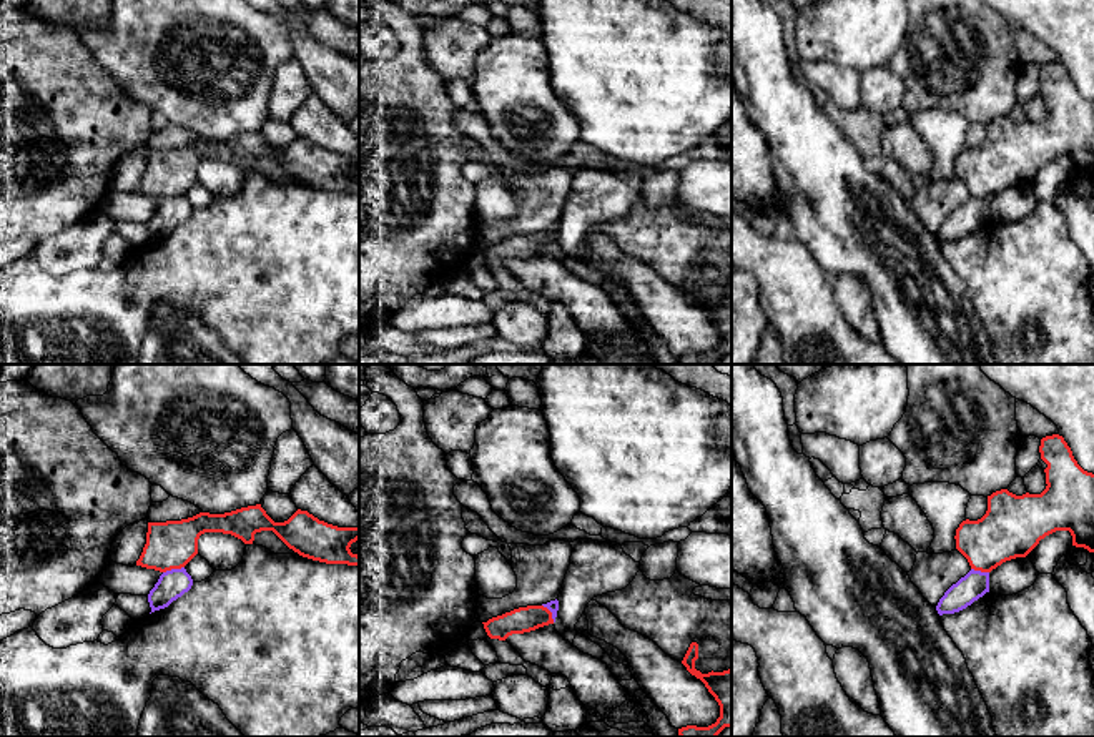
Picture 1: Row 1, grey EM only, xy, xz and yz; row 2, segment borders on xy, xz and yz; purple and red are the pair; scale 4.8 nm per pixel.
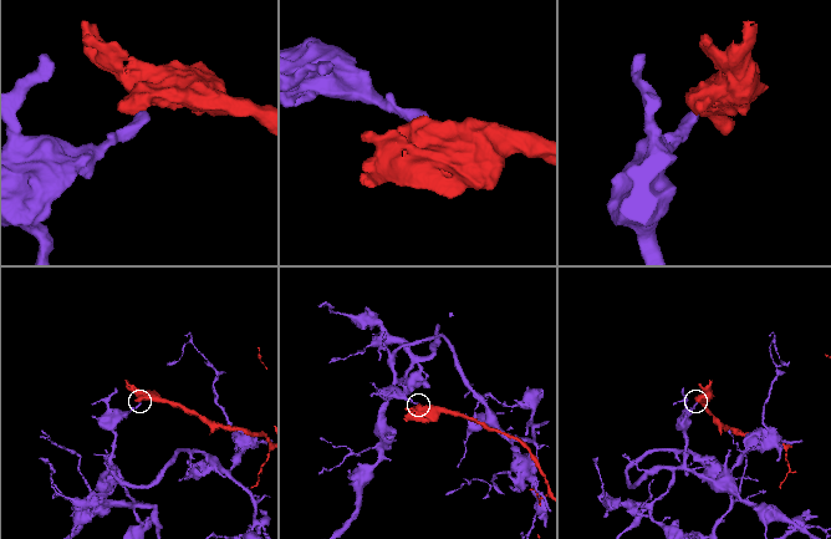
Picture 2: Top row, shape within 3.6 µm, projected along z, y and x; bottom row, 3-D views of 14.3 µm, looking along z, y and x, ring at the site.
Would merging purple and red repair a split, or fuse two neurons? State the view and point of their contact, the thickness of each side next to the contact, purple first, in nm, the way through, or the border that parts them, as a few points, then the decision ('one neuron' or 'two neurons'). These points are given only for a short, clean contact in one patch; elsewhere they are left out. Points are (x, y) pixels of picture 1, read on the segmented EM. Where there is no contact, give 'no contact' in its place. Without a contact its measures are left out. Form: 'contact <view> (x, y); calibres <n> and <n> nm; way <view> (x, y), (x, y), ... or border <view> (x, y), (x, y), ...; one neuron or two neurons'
contact xy (173, 569); calibres 140 and 240 nm; border xy (183, 566), (163, 573); two neurons

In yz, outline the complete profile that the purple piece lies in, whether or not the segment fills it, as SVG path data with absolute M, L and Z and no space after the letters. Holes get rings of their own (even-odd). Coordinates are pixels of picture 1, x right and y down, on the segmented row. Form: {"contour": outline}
{"contour": "M971 569L944 592L936 606L936 611L939 616L959 612L986 592L989 592L989 572Z"}

